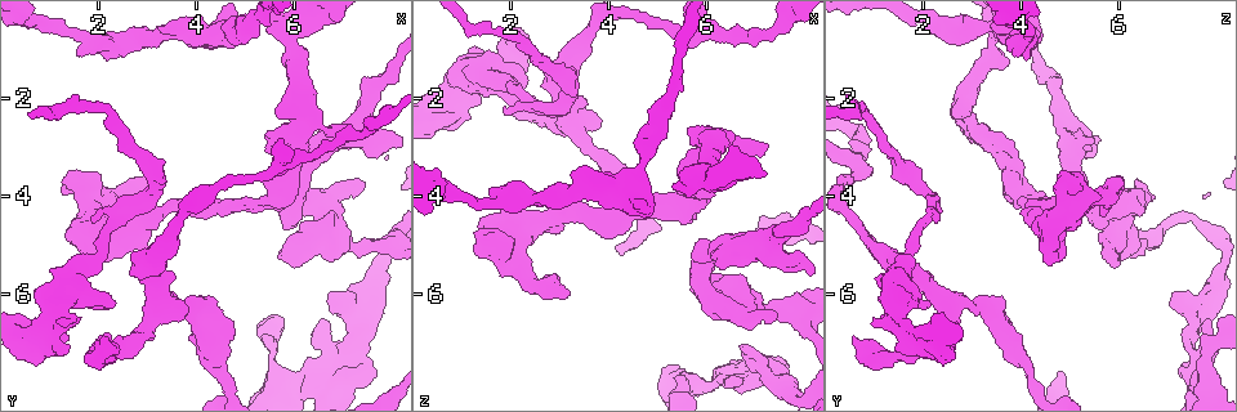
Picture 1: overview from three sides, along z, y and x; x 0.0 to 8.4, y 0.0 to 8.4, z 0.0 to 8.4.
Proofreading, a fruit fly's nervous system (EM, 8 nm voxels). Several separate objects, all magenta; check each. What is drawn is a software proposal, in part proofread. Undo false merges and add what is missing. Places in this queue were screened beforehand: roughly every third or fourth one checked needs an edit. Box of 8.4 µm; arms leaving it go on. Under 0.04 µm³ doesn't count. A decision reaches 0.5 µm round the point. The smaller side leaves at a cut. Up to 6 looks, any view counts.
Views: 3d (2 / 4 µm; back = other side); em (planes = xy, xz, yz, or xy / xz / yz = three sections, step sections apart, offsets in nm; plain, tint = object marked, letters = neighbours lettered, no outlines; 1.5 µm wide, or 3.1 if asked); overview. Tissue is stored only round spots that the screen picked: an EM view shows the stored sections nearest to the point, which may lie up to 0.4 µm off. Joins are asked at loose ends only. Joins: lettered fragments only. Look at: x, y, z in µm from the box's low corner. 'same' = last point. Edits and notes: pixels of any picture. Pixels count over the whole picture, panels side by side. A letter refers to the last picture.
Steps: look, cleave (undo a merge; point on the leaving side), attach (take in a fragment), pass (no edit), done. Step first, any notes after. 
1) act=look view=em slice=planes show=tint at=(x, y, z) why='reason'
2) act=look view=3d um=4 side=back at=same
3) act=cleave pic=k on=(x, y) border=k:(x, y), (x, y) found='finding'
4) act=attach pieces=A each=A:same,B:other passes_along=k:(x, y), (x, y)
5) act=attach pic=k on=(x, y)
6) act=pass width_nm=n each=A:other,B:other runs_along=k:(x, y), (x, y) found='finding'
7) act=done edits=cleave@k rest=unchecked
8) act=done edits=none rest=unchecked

act=look view=3d um=2 at=(2.15, 6.85, 0.60)

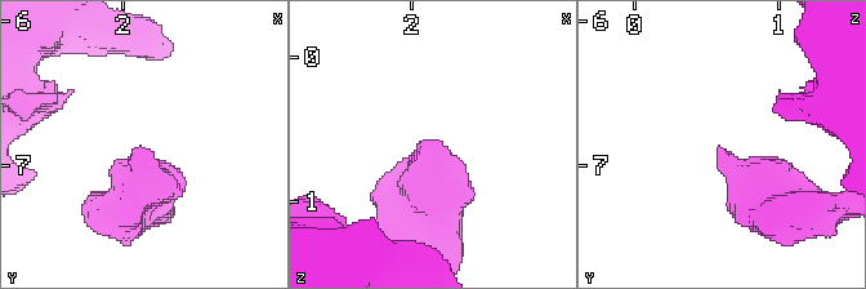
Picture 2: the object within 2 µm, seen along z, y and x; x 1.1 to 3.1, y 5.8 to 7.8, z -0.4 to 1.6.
act=look view=em slice=planes show=tint at=(2.12, 6.88, 0.54) why='need the tissue'

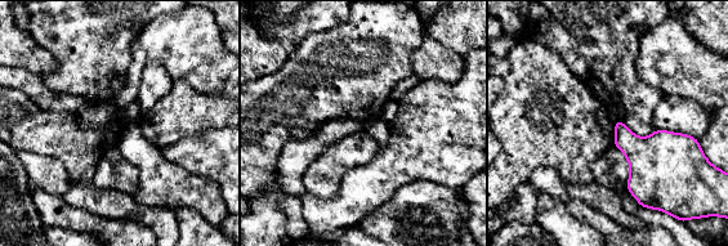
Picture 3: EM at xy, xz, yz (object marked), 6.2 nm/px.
act=look view=em slice=planes show=letters at=same why='what lies round it'

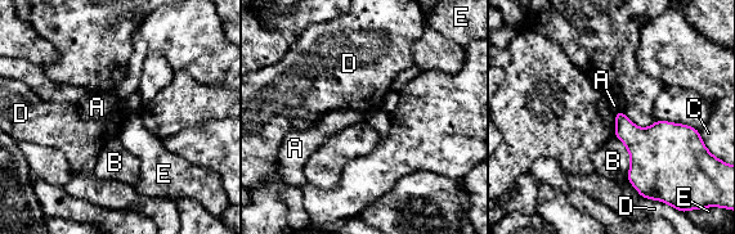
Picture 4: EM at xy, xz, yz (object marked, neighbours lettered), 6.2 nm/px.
act=pass each=A:other,B:other,C:other,D:other,E:other border=4:(615, 112), (615, 133), (613, 135) found='none of them fits'

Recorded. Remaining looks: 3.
act=look view=3d um=4 at=(1.25, 3.70, 4.75) why='thick end'

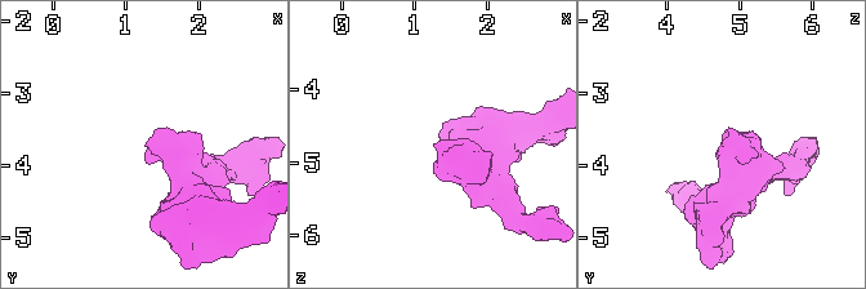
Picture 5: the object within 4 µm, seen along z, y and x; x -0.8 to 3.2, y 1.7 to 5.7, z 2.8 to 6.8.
act=look view=em slice=planes show=letters at=(1.30, 3.75, 4.75)

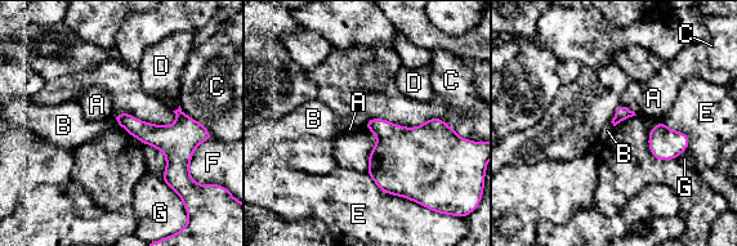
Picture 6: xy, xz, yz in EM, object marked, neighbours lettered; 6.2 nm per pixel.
act=pass each=A:other,B:other,C:other,D:other,E:other,F:other,G:other border=6:(112, 116), (119, 124) found='none of them fits'

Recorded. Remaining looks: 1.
act=done edits=none rest=unchecked

